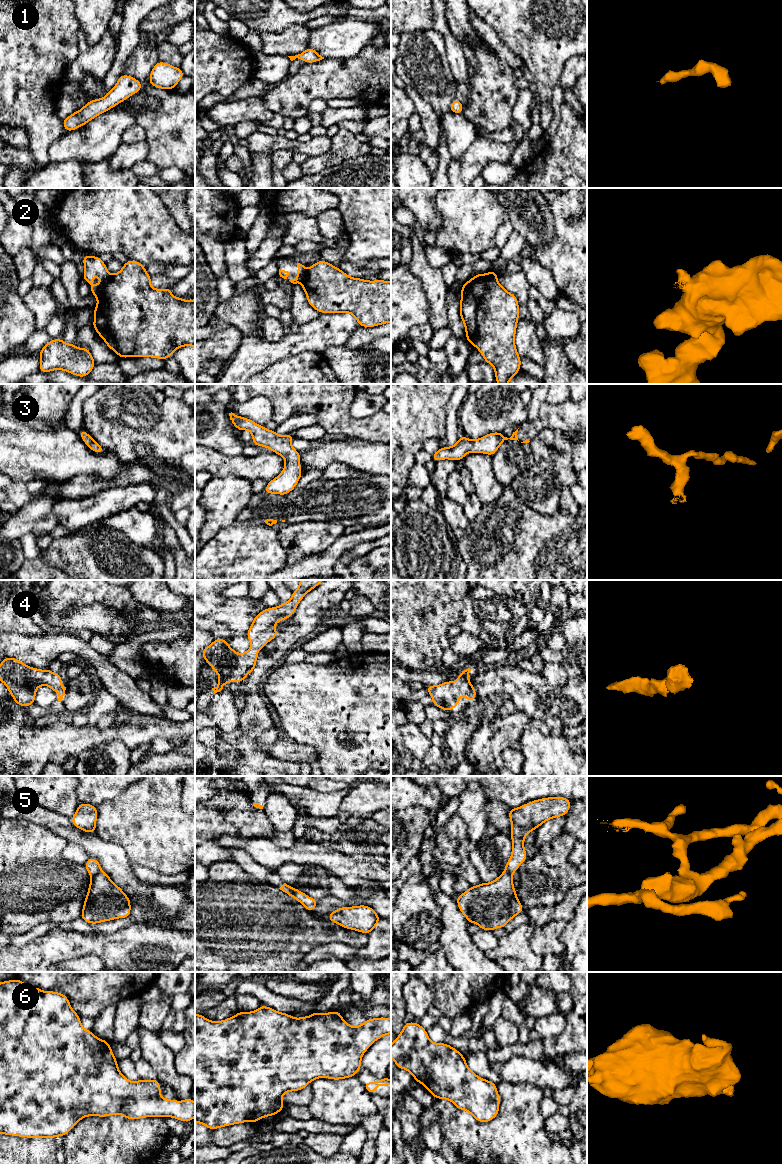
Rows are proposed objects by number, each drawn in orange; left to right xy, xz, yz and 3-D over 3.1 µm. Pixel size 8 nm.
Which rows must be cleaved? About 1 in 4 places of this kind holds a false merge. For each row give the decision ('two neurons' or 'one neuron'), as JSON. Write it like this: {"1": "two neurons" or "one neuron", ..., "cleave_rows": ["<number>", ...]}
{"1": "one neuron", "2": "two neurons", "3": "one neuron", "4": "one neuron", "5": "two neurons", "6": "one neuron", "cleave_rows": ["2", "5"]}

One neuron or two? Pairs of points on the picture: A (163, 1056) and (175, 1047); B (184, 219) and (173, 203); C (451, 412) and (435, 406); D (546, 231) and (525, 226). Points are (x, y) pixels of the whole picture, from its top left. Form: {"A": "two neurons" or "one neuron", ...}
{"A": "two neurons", "B": "one neuron", "C": "two neurons", "D": "one neuron"}

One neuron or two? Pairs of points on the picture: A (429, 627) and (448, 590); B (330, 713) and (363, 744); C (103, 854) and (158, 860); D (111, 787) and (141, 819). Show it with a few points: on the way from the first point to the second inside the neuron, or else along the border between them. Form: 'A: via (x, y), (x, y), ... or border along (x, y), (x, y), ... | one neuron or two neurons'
A: via (432, 618), (436, 614), (436, 602), (439, 599) | one neuron
B: via (338, 719), (355, 736) | one neuron
C: border along (109, 841), (117, 844), (125, 852), (131, 868) | two neurons
D: border along (129, 786), (114, 798), (106, 800), (97, 806) | two neurons

